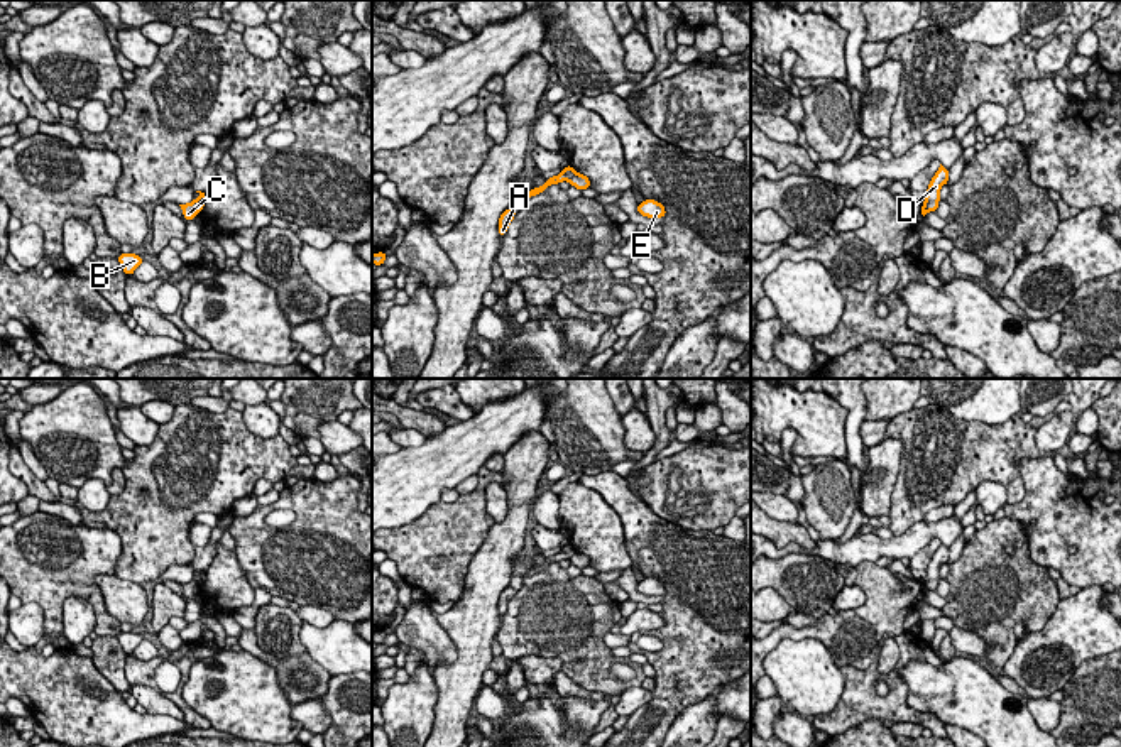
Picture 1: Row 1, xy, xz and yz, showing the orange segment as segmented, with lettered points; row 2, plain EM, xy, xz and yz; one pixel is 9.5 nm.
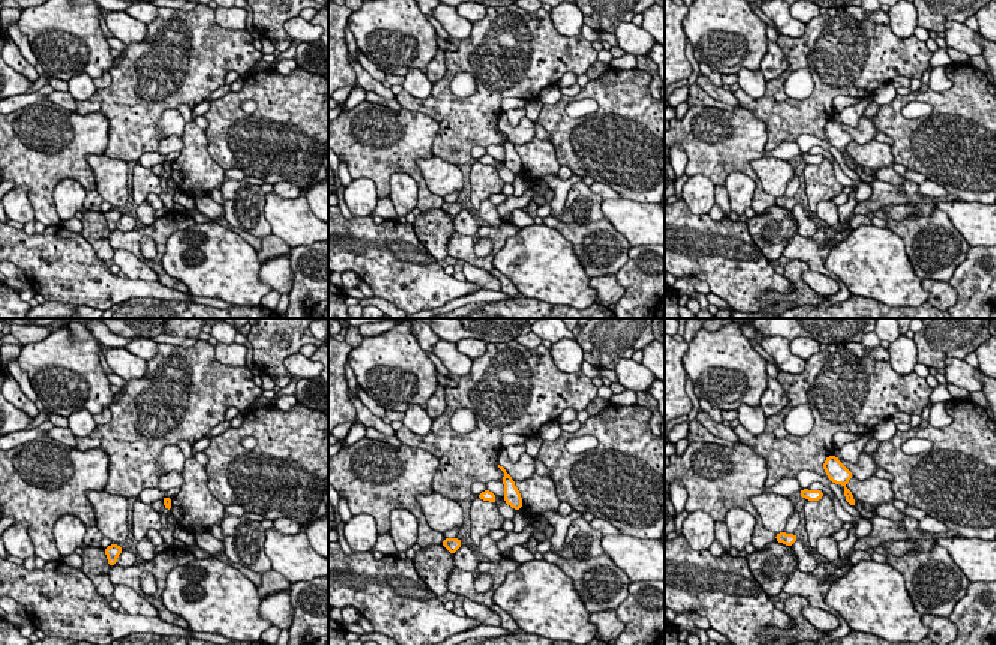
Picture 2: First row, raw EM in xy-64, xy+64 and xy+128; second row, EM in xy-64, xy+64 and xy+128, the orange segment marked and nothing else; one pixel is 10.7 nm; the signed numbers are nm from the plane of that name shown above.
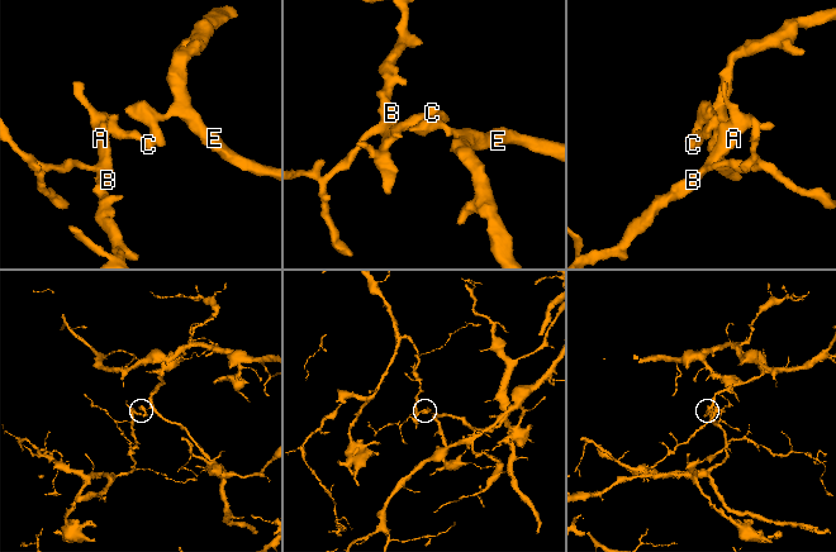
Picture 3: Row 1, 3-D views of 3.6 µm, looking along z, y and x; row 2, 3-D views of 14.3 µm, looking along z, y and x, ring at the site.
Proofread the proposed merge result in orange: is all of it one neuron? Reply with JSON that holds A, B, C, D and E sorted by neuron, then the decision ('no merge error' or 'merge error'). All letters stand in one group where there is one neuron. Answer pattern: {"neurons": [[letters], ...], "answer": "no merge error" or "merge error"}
{"neurons": [["A", "B", "C"], ["D", "E"]], "answer": "merge error"}

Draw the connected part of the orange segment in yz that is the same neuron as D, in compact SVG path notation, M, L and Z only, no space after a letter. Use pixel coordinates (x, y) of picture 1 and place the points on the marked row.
M940 164L938 171L932 177L932 183L928 184L928 189L925 191L927 198L923 203L928 211L937 211L940 201L940 188L947 183L949 183L949 169Z

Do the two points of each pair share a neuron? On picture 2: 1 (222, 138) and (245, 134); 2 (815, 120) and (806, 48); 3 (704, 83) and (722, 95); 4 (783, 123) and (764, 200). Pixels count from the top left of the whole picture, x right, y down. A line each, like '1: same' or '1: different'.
1: same
2: same
3: same
4: different

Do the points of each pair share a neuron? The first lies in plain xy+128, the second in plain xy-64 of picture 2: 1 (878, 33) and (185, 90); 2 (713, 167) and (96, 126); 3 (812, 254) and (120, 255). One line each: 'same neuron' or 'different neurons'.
1: same neuron
2: same neuron
3: different neurons

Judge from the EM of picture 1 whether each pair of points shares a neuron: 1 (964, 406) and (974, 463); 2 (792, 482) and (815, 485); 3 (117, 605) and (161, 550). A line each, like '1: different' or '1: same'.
1: different
2: different
3: different

